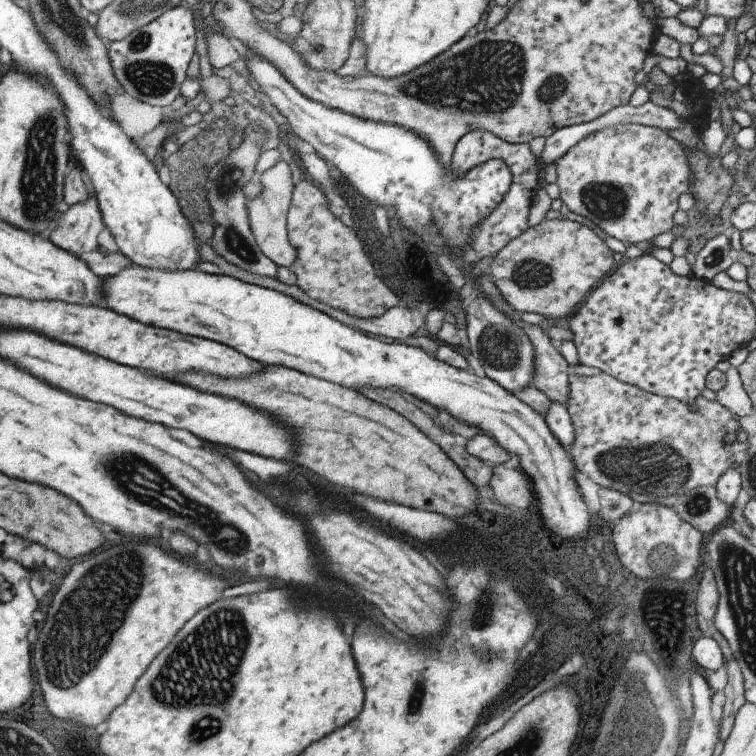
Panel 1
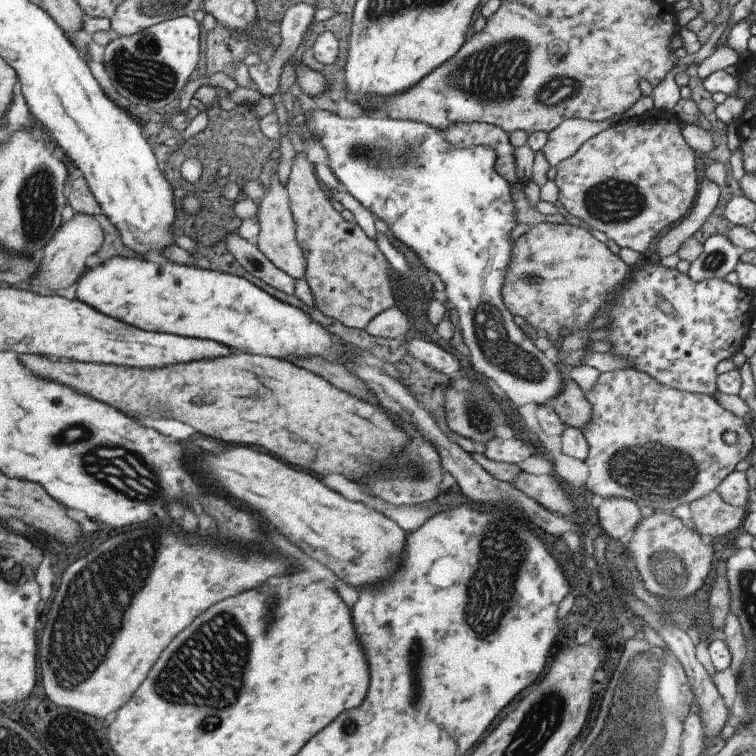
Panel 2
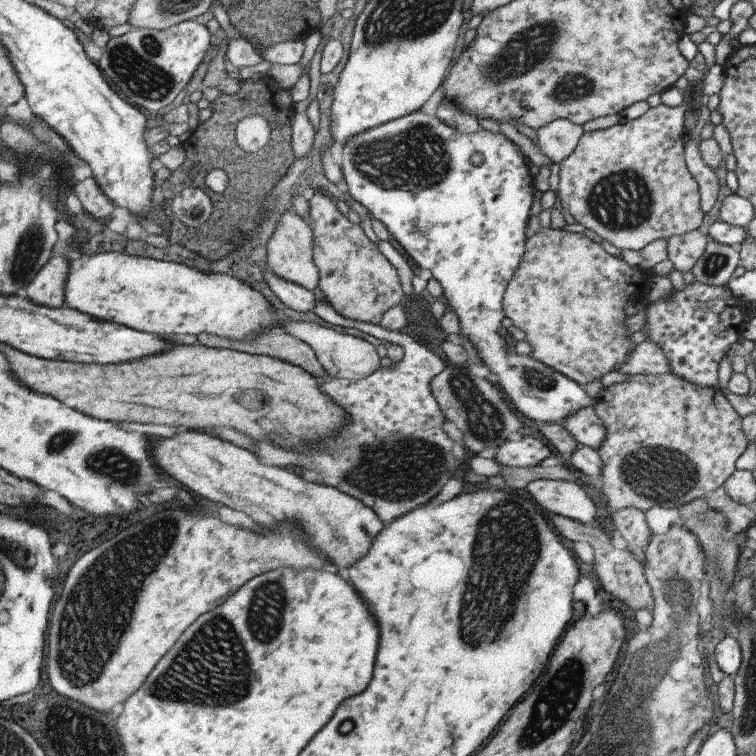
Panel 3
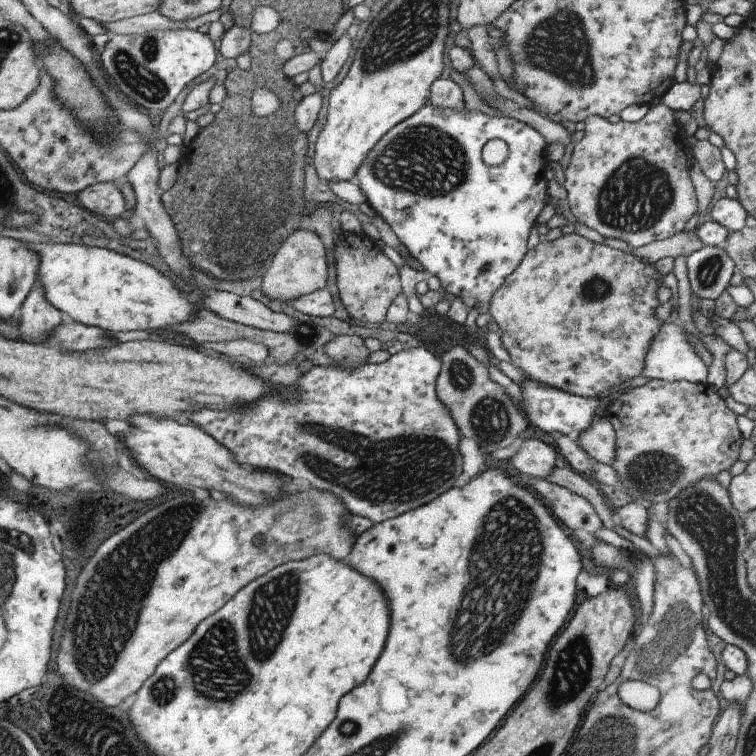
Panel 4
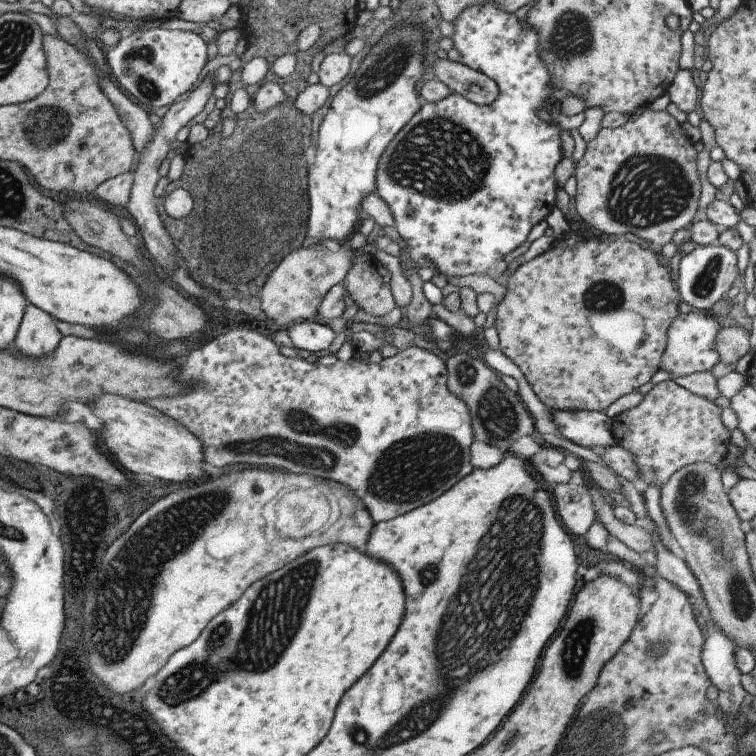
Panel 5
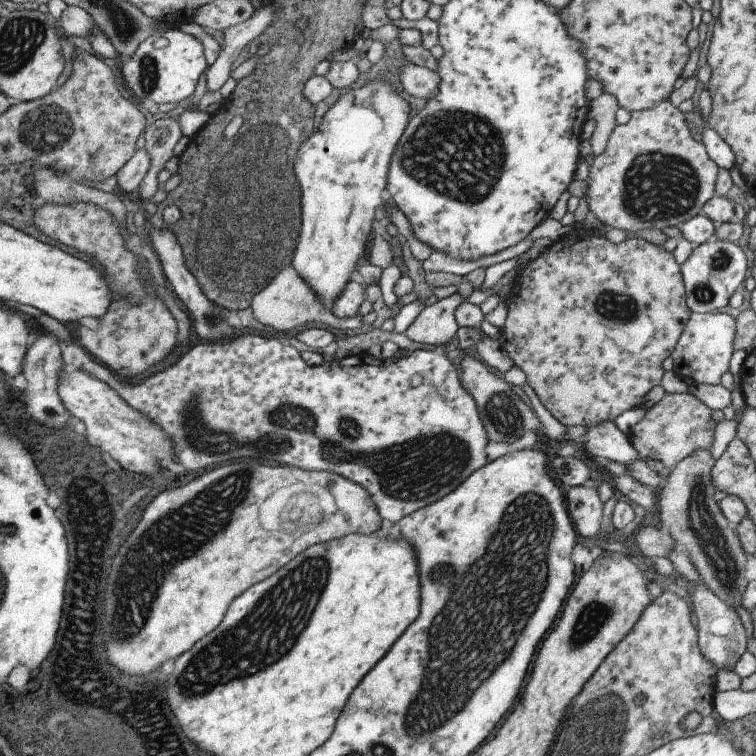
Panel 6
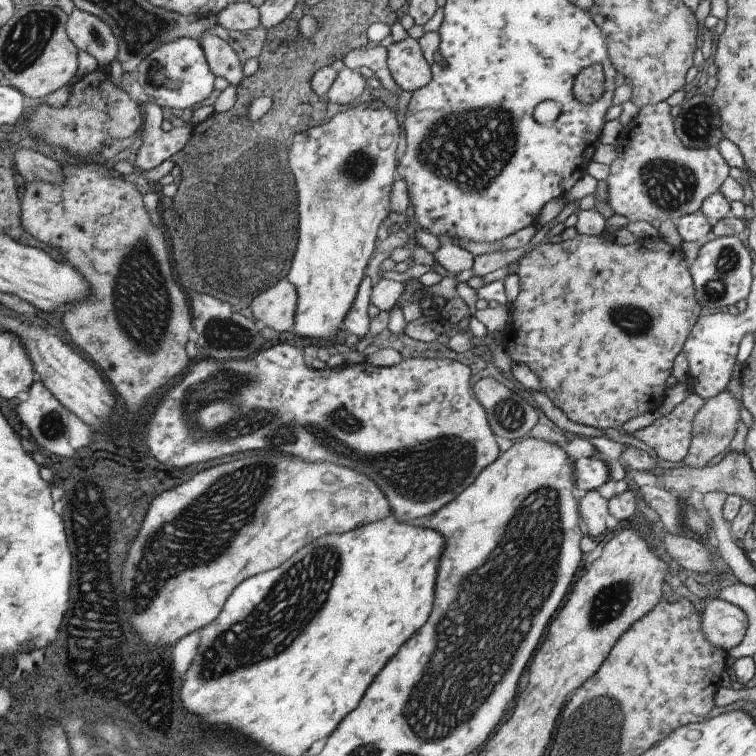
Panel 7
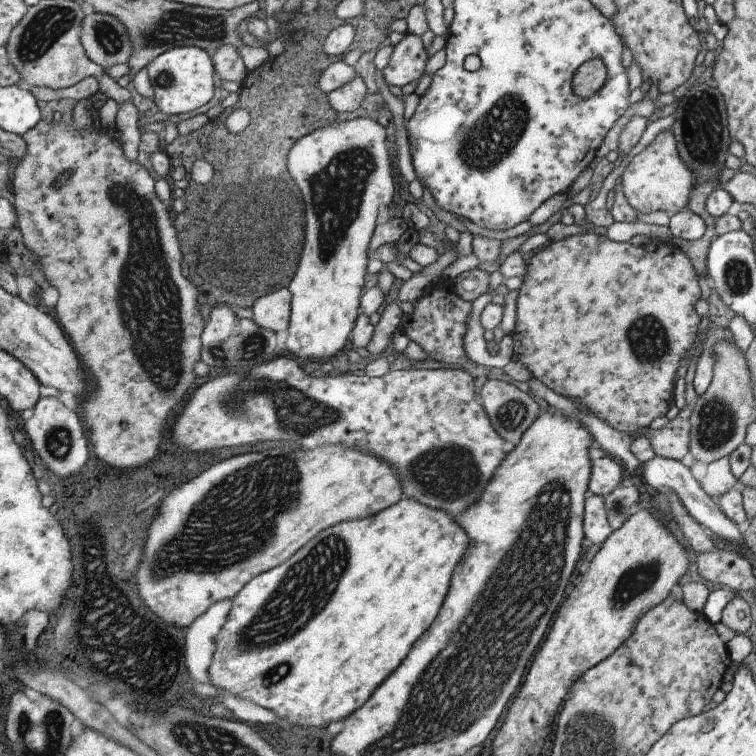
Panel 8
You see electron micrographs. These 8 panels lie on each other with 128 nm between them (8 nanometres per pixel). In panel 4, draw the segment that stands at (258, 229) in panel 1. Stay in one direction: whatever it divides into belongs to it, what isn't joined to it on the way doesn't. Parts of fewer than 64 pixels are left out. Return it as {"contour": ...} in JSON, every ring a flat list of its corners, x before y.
{"contour":[[297,227,273,254,262,279,261,291,269,298,277,298,288,304,291,299,323,289,327,272,327,258,321,240,313,230]]}

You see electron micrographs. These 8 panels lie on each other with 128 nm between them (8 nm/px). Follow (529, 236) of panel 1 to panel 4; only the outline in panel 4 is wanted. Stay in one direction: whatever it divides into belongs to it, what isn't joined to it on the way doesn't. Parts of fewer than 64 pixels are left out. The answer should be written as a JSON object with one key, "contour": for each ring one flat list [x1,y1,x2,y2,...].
{"contour":[[575,233,564,234,552,241,541,237,532,249,526,250,525,256,517,268,509,276,506,276,503,284,494,292,494,296,488,303,487,312,494,320,492,328,500,336,502,345,509,353,509,362,521,370,525,377,531,377,534,381,539,381,545,386,551,385,585,398,595,397,598,396,597,393,608,386,619,384,640,374,652,336,659,328,657,319,652,315,652,312,659,305,655,297,655,290,661,285,661,280,662,276,656,272,653,265,631,254,631,249,617,250,607,245,596,244]]}

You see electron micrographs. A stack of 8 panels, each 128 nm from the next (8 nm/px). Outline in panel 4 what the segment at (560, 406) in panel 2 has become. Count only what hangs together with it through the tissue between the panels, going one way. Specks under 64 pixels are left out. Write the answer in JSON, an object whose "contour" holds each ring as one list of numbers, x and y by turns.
{"contour":[[593,415,587,428,577,436,581,447,590,459,610,465,615,454,614,430,602,415]]}

